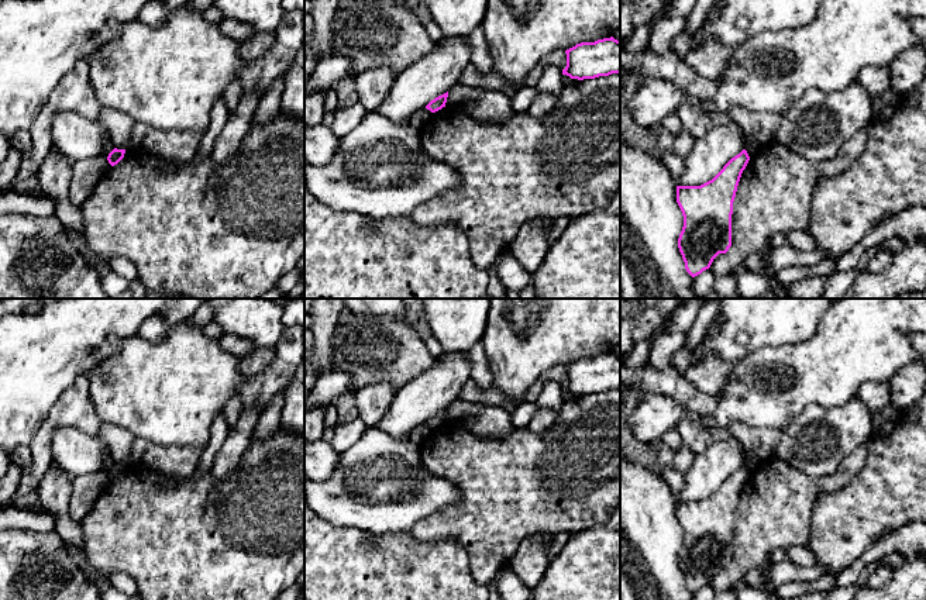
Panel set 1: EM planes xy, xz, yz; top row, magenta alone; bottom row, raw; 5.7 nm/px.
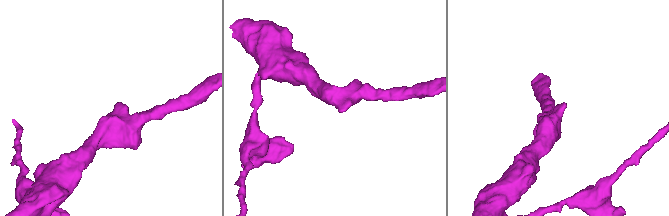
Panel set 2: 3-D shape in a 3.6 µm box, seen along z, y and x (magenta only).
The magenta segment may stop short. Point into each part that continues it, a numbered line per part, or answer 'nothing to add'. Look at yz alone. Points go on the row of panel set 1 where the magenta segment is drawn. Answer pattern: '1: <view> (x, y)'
nothing to add

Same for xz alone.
nothing to add

